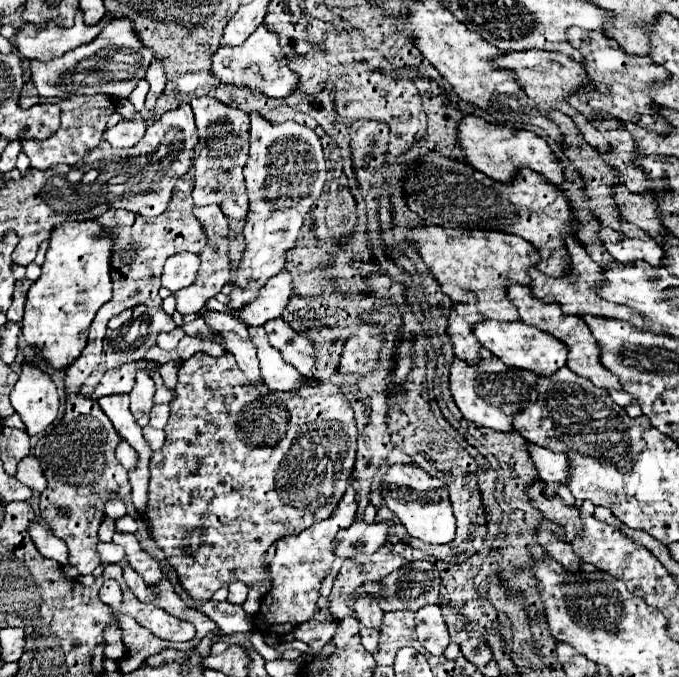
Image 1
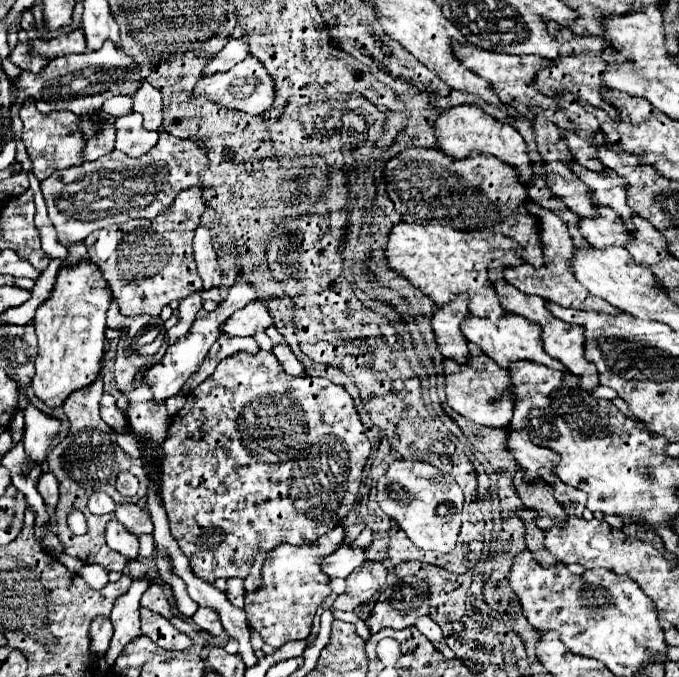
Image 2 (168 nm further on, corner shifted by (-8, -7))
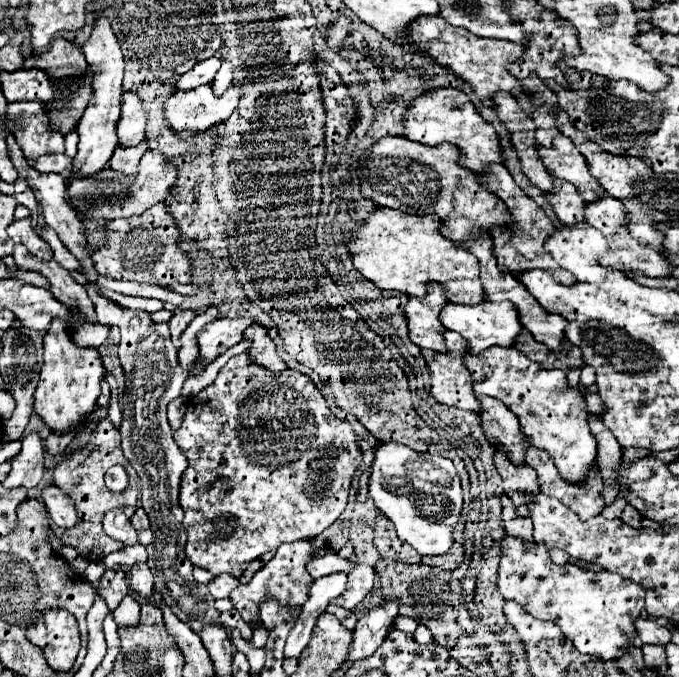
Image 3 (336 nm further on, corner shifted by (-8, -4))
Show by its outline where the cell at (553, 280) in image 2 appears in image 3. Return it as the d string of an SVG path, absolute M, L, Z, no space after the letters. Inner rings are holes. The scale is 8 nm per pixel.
M505 166L501 168L489 168L489 172L481 172L481 182L493 190L493 194L497 194L505 206L509 208L511 216L513 216L513 226L511 228L501 228L501 230L493 230L491 232L491 238L493 238L493 250L495 250L495 256L497 256L497 266L499 270L503 272L511 272L515 278L519 278L529 266L539 266L543 268L545 272L549 272L557 282L565 284L565 286L571 286L575 282L575 276L565 272L565 270L559 270L559 268L547 268L543 266L543 260L547 256L547 252L543 250L543 244L545 244L545 238L553 236L555 234L555 226L553 222L547 218L547 214L543 212L541 206L537 206L513 180L513 176L509 174L509 170Z

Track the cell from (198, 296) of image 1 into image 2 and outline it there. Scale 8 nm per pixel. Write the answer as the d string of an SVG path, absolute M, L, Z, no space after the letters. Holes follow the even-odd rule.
M197 227L195 239L193 239L193 249L195 249L195 261L197 261L197 271L203 279L203 289L219 287L221 283L221 269L217 265L217 255L211 247L211 231L205 227Z

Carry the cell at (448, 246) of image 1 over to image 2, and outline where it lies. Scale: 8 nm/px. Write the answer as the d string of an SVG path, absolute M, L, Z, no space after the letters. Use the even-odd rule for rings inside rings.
M399 221L391 227L389 239L383 245L383 255L387 259L387 267L397 275L405 277L413 287L417 287L423 295L431 297L435 303L449 303L457 295L469 295L469 311L475 317L501 319L505 311L499 305L497 293L493 293L493 285L487 277L487 265L493 259L499 259L503 265L517 267L521 265L519 257L521 249L513 239L505 239L503 235L493 235L491 239L473 237L473 233L457 231L453 227L433 227L433 225L417 225Z

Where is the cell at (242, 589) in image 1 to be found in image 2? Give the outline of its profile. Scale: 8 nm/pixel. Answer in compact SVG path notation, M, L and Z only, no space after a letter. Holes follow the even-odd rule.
M227 579L227 589L225 589L225 595L227 599L235 605L235 607L243 607L243 595L245 595L245 589L243 589L243 581L241 579Z

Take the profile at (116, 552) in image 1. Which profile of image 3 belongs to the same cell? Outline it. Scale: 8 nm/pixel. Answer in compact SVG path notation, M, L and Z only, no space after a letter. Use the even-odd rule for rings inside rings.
M139 562L131 568L131 588L143 598L149 598L153 592L153 574L145 562Z

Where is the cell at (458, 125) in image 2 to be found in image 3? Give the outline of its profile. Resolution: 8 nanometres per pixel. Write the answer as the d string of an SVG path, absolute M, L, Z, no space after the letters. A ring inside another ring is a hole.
M439 88L419 96L407 110L403 136L425 146L439 146L443 142L455 144L461 150L461 164L473 172L485 172L485 168L491 164L505 164L503 148L493 124L483 120L473 102L461 90Z

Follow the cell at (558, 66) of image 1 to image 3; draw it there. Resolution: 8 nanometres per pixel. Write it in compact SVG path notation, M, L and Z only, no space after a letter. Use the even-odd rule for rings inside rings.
M421 18L417 24L413 24L413 40L421 44L421 52L435 58L435 62L451 68L453 74L463 78L473 86L479 100L487 106L495 108L495 102L491 96L495 92L523 92L521 82L509 72L509 66L517 60L521 60L525 48L521 44L505 42L505 40L489 40L489 38L477 38L471 32L465 32L465 28L455 28L447 24L443 18Z

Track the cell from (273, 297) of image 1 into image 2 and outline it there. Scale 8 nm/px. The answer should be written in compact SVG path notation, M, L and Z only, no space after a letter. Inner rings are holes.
M253 301L247 307L235 311L221 327L221 333L233 335L233 337L251 337L257 331L265 331L265 327L269 327L271 323L273 321L265 303Z

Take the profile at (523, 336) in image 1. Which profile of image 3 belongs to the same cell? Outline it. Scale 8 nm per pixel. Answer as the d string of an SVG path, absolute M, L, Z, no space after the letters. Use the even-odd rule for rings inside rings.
M481 302L477 306L463 306L463 304L447 304L441 310L441 324L445 324L447 330L459 332L467 342L471 354L481 354L491 346L503 346L503 348L515 348L515 338L521 334L523 326L519 320L519 312L509 302Z

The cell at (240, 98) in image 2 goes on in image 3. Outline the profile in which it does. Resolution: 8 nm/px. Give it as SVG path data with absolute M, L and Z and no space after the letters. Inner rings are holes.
M205 84L205 86L199 86L199 88L193 88L193 90L185 90L185 92L175 92L167 102L165 102L165 118L169 122L169 126L173 130L179 130L185 136L189 136L193 130L201 130L201 128L209 128L211 124L219 122L219 120L225 120L233 114L233 110L237 108L239 100L243 98L243 90L245 90L245 84L231 84L221 96L215 96L215 90L213 90L213 84Z

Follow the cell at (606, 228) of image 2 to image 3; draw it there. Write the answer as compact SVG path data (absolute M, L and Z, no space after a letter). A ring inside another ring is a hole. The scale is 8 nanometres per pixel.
M555 178L555 190L551 194L547 194L547 198L549 198L549 204L553 206L557 218L565 226L577 226L577 224L587 222L585 220L587 204L583 202L579 190L573 184Z

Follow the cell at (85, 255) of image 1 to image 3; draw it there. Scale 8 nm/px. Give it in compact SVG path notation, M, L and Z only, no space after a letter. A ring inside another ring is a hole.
M69 308L69 318L53 318L51 328L43 340L43 368L39 386L35 392L35 412L45 420L51 430L65 432L81 424L85 414L95 408L95 400L101 392L101 380L105 368L99 348L81 348L73 340L73 324L85 322L85 316L77 308Z

